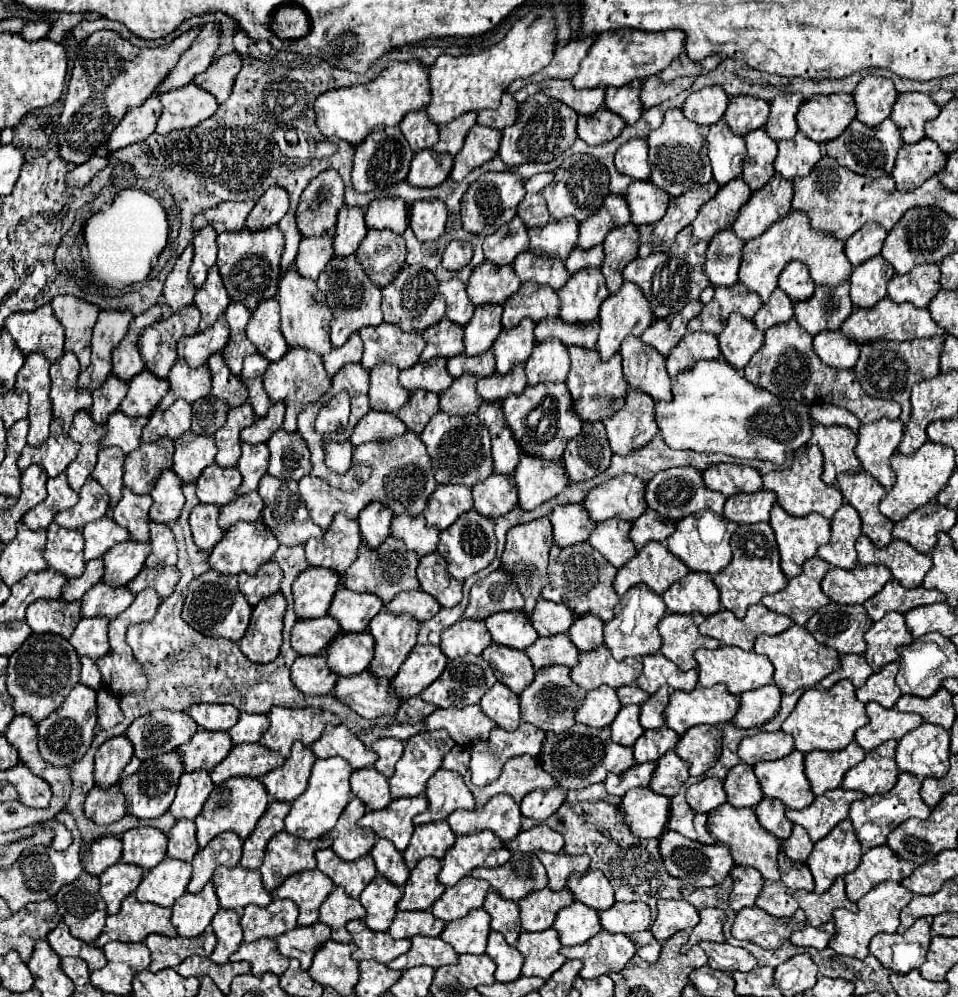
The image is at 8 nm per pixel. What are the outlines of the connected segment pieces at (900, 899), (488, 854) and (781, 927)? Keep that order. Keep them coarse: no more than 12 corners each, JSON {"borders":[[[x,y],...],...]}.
{"borders":[[[899,883],[873,885],[859,913],[835,909],[829,947],[865,959],[869,941],[895,933],[913,893]],[[493,831],[457,837],[439,881],[453,887],[475,867],[497,867],[511,853]],[[759,907],[737,913],[733,937],[777,949],[807,919],[777,919]]]}

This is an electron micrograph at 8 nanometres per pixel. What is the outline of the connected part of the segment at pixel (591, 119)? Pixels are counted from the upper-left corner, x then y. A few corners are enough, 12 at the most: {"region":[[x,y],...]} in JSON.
{"region":[[607,107],[579,115],[577,133],[587,145],[615,139],[625,121]]}

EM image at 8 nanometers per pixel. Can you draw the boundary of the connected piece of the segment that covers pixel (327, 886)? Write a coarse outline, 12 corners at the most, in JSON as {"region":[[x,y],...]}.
{"region":[[319,869],[289,875],[275,895],[299,907],[299,925],[319,919],[333,891]]}

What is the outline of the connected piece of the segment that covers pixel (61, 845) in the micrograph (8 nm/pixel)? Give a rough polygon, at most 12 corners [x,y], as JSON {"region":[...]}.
{"region":[[52,820],[55,837],[51,848],[65,850],[73,841],[72,833]]}

